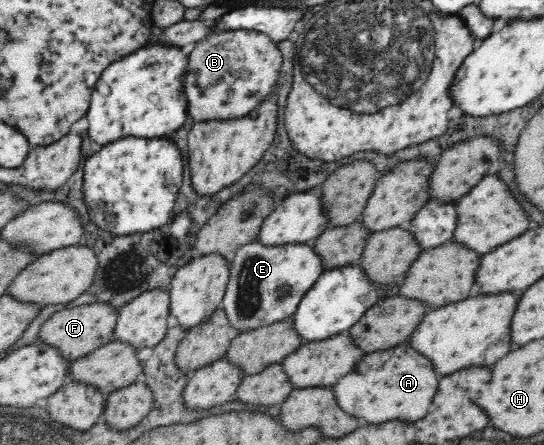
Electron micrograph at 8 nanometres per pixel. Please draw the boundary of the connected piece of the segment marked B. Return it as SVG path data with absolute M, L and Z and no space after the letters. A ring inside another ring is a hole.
M245 29L215 32L201 40L189 54L185 76L184 93L188 102L188 114L195 122L203 120L227 120L248 115L267 96L275 91L276 82L281 72L283 57L277 43L259 31Z

